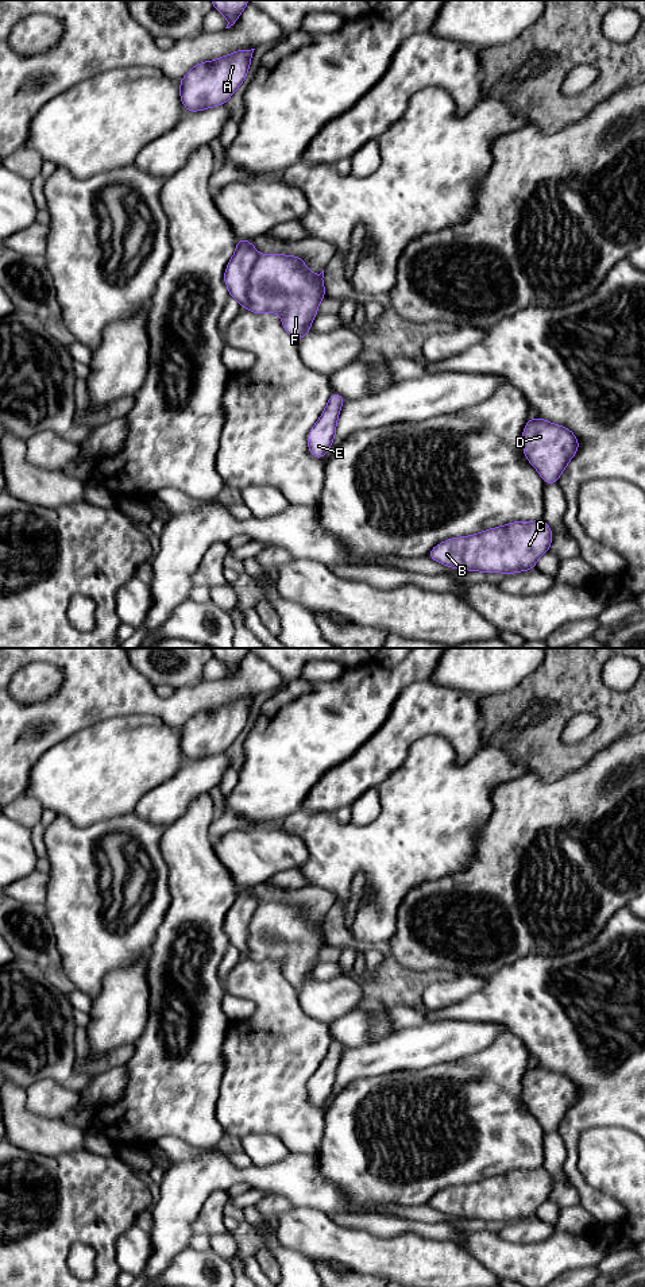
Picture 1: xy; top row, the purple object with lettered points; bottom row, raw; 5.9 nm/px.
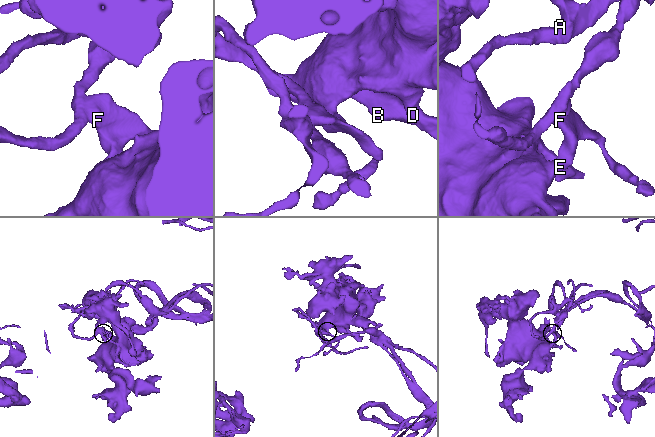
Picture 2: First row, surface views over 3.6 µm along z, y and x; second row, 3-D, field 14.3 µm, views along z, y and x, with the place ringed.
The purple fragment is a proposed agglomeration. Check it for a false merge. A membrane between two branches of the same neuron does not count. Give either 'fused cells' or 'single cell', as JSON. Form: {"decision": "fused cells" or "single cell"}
{"decision": "single cell"}

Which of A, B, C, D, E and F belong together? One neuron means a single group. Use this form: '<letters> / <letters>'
A B C D E F

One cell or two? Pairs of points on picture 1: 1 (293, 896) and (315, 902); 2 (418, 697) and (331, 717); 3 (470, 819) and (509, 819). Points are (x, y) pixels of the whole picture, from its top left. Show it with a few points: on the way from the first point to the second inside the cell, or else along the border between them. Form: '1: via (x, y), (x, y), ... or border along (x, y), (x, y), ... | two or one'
1: via (298, 896), (309, 897) | one
2: border along (416, 681), (401, 692), (387, 719), (377, 729) | two
3: border along (497, 786), (491, 793), (491, 816), (475, 846) | two

